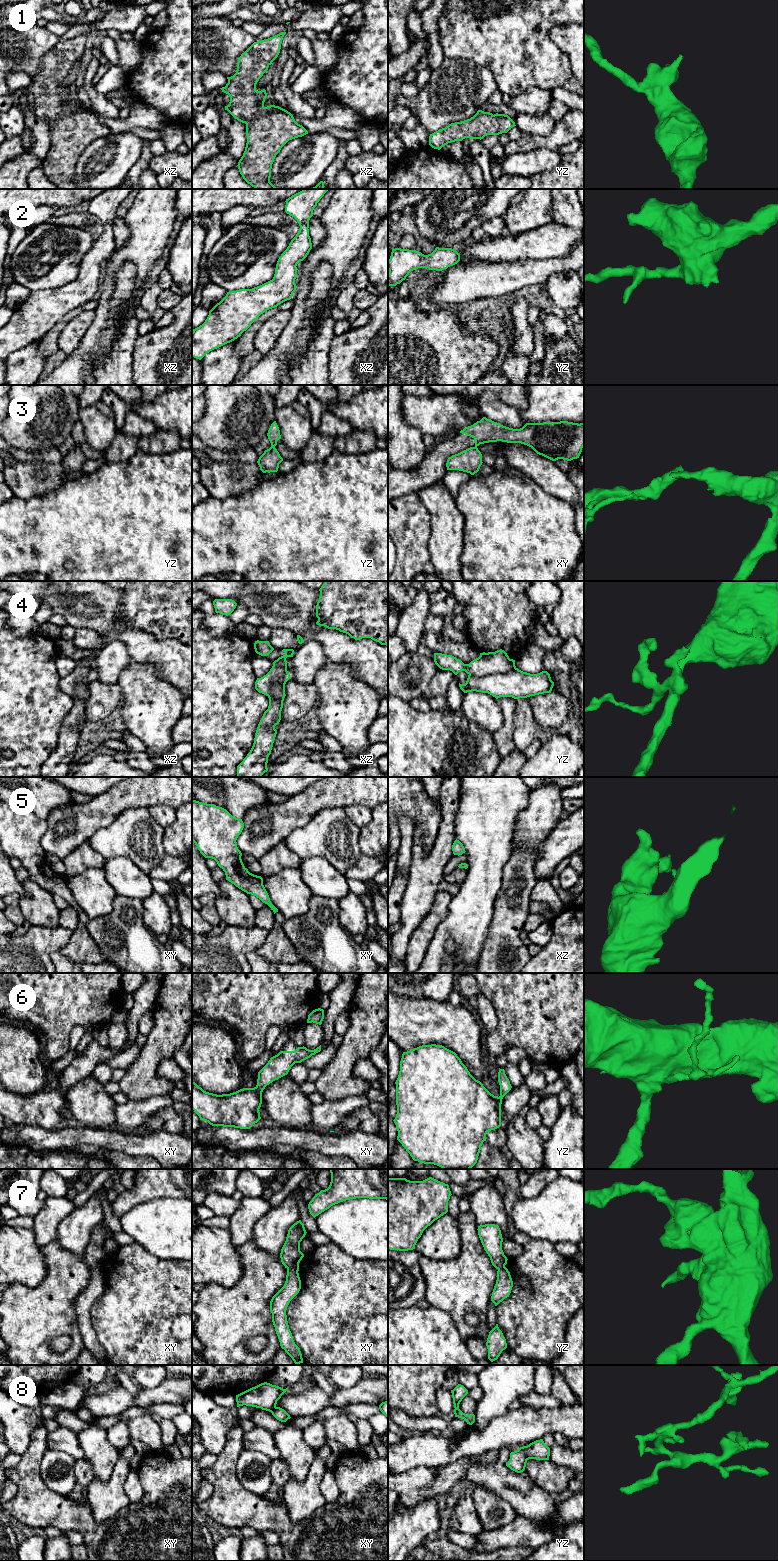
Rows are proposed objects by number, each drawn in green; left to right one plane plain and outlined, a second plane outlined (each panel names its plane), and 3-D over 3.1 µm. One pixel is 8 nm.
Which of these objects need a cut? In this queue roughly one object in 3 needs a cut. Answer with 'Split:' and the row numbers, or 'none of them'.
Split: 3, 4, 7, 8

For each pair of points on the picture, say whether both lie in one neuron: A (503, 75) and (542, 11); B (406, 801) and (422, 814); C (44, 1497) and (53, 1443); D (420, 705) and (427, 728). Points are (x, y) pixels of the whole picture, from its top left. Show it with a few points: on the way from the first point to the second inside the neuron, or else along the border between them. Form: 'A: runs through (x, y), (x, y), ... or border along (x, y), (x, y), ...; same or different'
A: runs through (516, 59), (516, 37), (526, 27); same
B: runs through (410, 802), (418, 810); same
C: border along (48, 1432), (47, 1448); different
D: border along (408, 702), (418, 710), (431, 709); different

